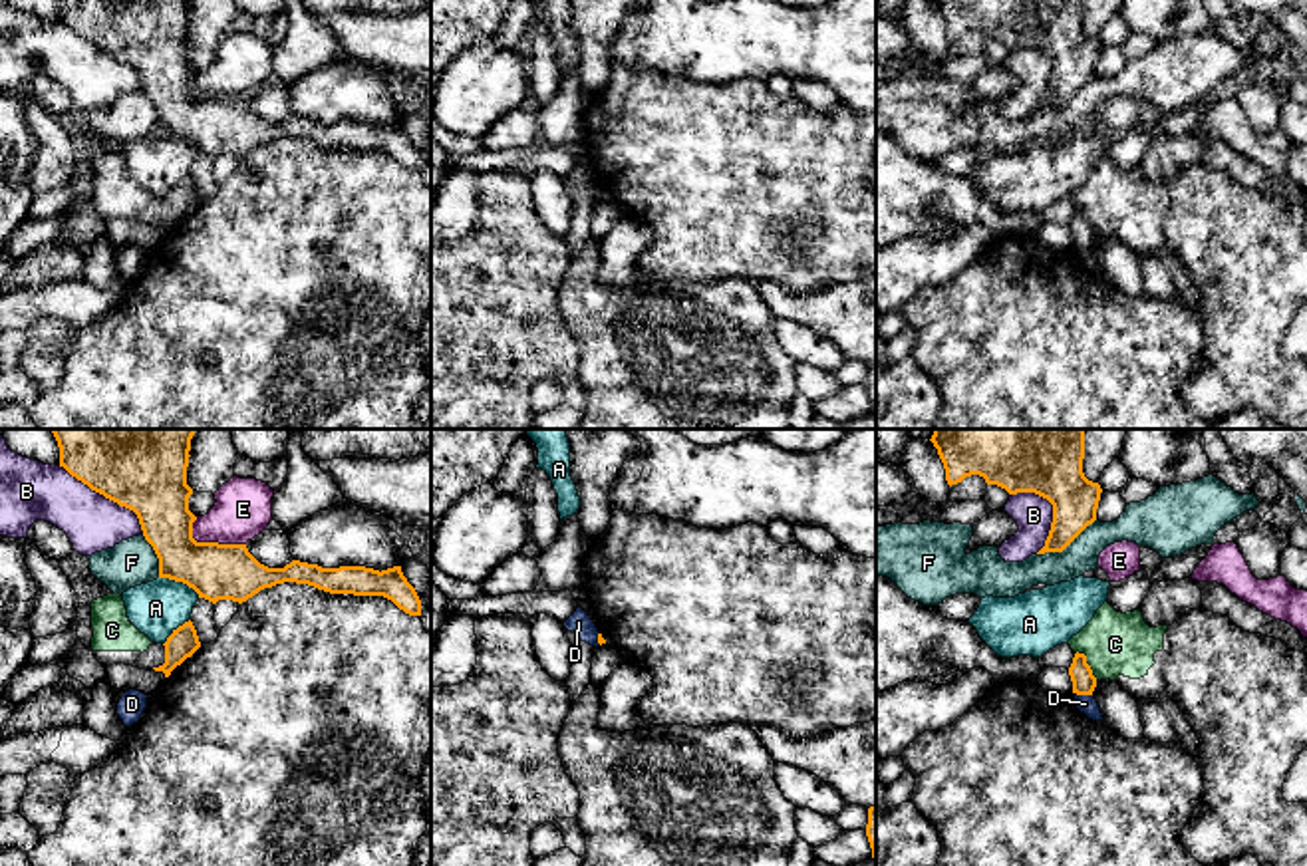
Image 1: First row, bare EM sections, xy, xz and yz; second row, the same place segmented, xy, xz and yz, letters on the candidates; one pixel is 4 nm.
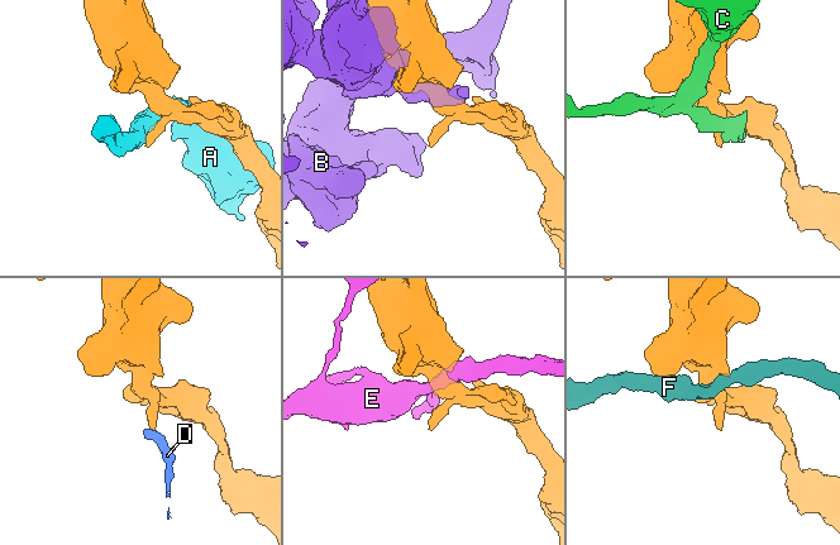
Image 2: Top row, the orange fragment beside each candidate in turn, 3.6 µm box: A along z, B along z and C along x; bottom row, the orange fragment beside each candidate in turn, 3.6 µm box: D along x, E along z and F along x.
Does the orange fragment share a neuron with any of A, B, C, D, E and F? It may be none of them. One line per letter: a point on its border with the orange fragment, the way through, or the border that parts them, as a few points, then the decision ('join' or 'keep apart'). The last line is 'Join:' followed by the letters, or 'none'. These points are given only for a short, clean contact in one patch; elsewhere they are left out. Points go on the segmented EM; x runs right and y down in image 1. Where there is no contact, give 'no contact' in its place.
A: contact xy (179, 580); border xy (159, 577), (181, 580), (199, 596); keep apart
B: contact xy (106, 497); keep apart
C: contact yz (1087, 664); keep apart
D: contact yz (1083, 694); border yz (1075, 692), (1091, 696); keep apart
E: contact xy (213, 543); border xy (191, 523), (191, 535), (197, 541), (245, 545); keep apart
F: contact yz (1065, 547); border yz (1095, 519), (1061, 551), (1037, 555); keep apart
Join: none

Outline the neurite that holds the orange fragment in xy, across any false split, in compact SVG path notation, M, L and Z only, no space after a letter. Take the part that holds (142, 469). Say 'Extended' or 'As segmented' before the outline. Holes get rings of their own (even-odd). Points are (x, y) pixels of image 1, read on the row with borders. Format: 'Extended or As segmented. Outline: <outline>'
As segmented. Outline: M52 429L60 447L60 467L105 499L133 510L145 540L159 558L159 578L183 582L199 598L246 602L264 588L284 582L308 584L330 594L383 596L409 616L421 616L421 600L401 566L373 570L365 566L322 568L292 560L284 568L260 564L246 544L197 542L189 510L193 489L187 485L189 451L195 429Z

